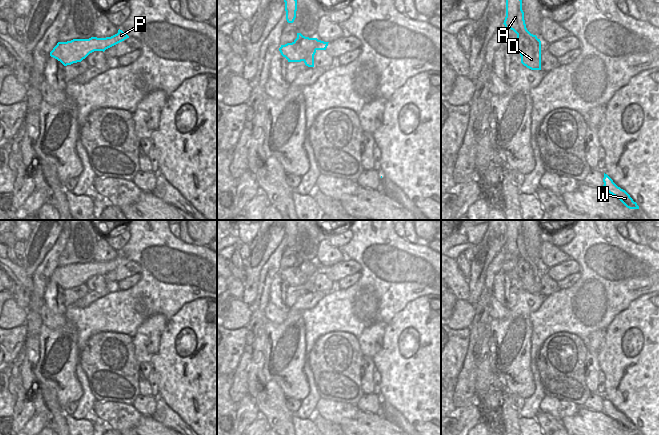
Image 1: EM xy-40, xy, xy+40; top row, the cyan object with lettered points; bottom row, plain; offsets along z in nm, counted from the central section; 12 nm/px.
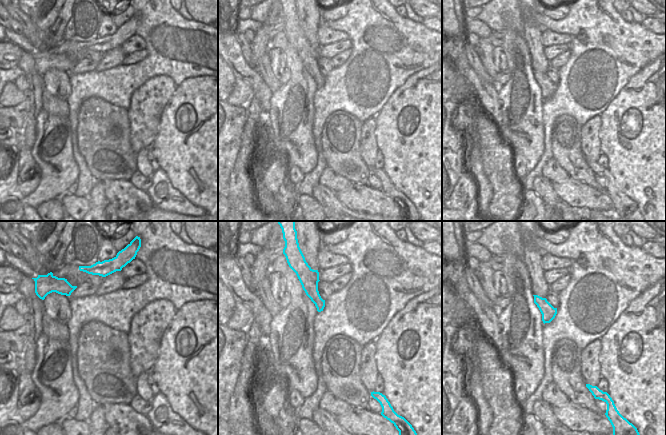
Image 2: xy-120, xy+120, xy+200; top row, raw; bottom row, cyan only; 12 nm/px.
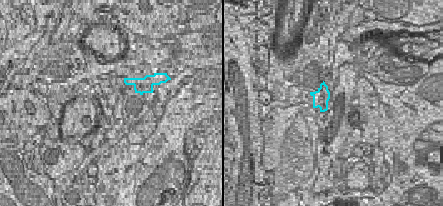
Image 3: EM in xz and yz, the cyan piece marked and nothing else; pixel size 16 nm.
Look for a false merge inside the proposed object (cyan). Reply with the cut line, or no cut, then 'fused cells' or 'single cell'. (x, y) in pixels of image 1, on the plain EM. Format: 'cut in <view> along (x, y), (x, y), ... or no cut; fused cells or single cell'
cut in xy-40 along (94, 261), (91, 266), (69, 265); fused cells

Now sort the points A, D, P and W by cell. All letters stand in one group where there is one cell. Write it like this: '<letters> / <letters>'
A D W / P

